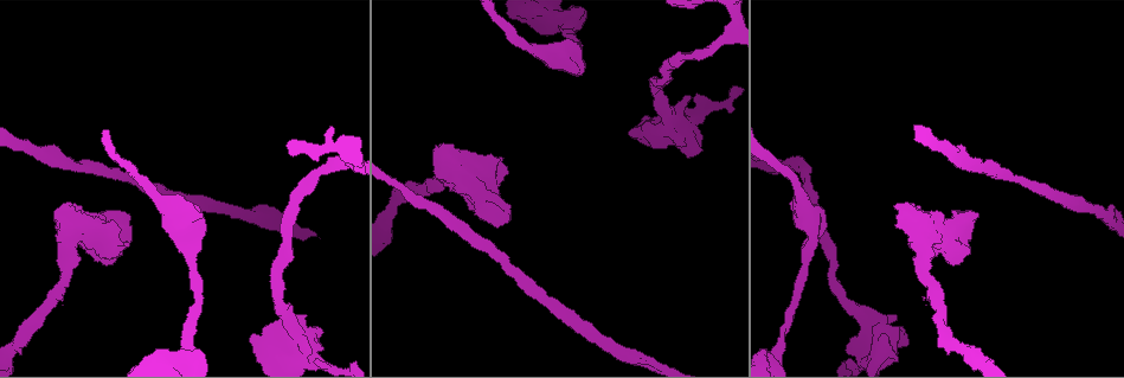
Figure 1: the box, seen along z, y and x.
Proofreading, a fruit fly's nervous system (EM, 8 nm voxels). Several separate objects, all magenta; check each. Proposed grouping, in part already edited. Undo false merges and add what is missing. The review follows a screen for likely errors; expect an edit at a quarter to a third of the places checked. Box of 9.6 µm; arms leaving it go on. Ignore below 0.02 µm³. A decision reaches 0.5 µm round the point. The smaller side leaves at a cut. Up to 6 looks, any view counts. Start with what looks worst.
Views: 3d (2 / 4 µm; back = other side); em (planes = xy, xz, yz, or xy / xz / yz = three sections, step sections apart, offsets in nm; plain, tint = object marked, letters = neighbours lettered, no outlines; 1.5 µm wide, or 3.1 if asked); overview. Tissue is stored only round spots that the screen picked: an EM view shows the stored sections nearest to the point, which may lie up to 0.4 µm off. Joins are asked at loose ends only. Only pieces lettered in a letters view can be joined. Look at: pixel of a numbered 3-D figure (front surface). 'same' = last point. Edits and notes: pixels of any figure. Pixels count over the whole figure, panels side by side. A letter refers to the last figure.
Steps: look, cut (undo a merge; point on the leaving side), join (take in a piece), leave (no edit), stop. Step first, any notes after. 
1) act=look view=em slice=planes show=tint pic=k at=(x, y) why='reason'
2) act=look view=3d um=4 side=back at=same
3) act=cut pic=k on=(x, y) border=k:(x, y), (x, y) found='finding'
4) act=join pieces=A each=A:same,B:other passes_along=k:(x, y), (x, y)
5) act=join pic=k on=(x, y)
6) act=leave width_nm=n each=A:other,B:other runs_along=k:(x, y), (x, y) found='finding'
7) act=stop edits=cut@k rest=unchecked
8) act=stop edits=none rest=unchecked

act=look view=em slice=planes show=letters pic=1 at=(122, 255) why='free end'

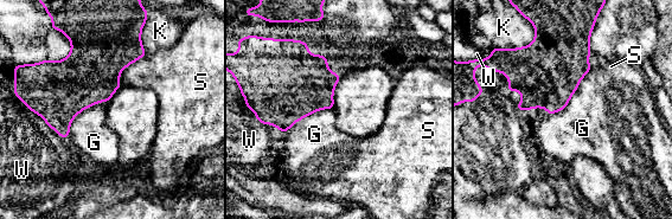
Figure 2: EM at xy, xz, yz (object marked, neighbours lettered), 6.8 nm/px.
act=leave each=G:other,K:other,S:other,W:other border=2:(38, 114), (61, 136), (68, 139) found='none of them fits'

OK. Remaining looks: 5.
act=look view=3d um=4 pic=1 at=(304, 316) why='an open end'

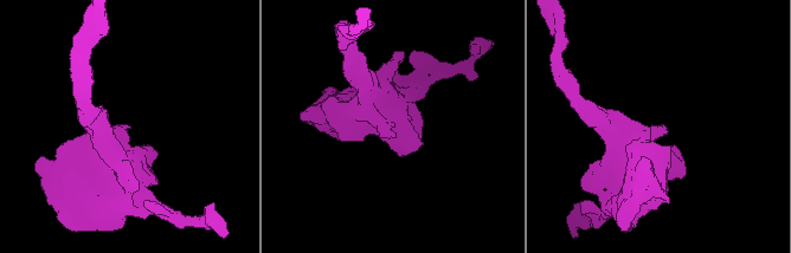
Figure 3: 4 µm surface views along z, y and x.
act=look view=em slice=xz step=8 show=tint pic=3 at=(395, 136)

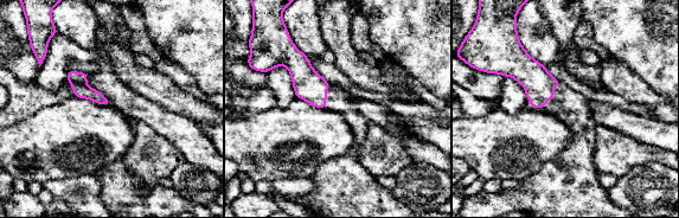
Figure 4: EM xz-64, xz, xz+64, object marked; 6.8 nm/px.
act=look view=em slice=planes show=letters at=same why='cut it another way'

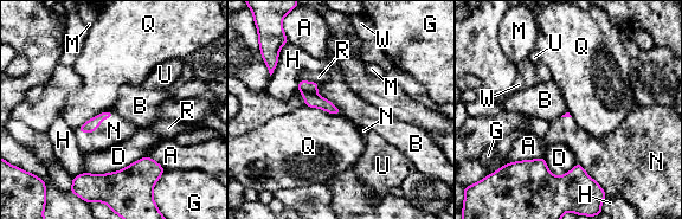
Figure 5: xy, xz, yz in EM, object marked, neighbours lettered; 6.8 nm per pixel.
act=join pieces=N each=A:other,B:other,D:other,G:other,H:other,M:other,N:same,Q:other,R:other,U:other,W:other found='the neuron continues'

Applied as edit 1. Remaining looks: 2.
act=stop edits=join@5 rest=unchecked

